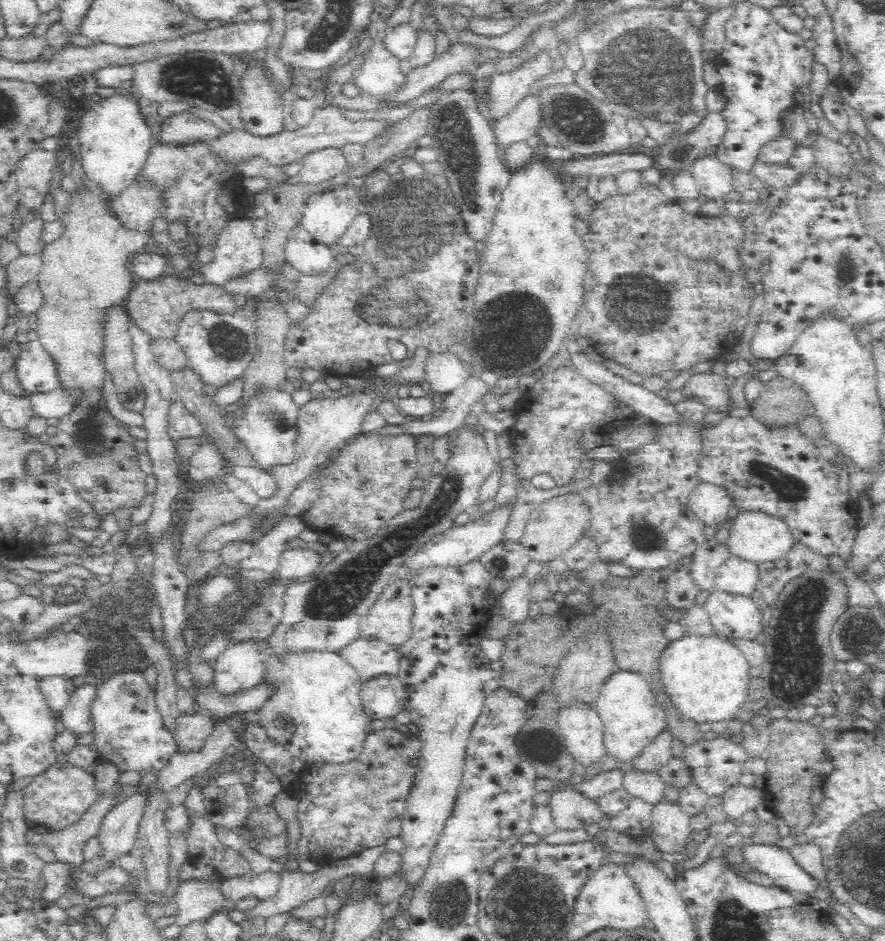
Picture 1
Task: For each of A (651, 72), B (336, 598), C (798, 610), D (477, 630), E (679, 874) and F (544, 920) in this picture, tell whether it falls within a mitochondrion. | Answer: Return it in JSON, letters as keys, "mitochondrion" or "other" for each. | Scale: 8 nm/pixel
{"A":"mitochondrion","B":"mitochondrion","C":"mitochondrion","D":"other","E":"other","F":"mitochondrion"}

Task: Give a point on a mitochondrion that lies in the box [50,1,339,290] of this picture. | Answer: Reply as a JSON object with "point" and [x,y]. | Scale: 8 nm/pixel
{"point":[200,79]}

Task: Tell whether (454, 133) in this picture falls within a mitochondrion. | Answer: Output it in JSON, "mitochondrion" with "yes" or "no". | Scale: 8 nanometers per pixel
{"mitochondrion":"yes"}

